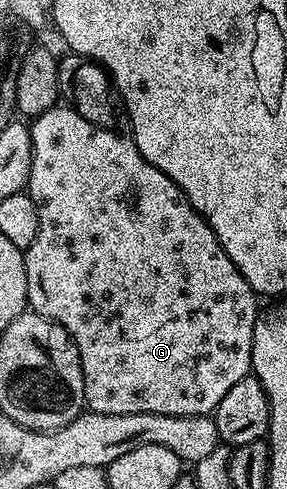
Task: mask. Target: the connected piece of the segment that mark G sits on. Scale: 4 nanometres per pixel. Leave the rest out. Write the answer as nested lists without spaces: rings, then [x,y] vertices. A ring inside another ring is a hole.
[[[58,104],[53,106],[47,112],[43,112],[38,118],[32,119],[29,126],[31,134],[31,172],[29,173],[29,185],[27,193],[31,196],[31,200],[35,200],[35,212],[39,212],[39,236],[35,236],[35,240],[30,244],[28,250],[24,251],[25,271],[27,272],[27,303],[28,309],[34,314],[41,314],[44,318],[50,318],[53,322],[57,322],[73,337],[73,343],[79,348],[79,356],[81,357],[81,367],[83,368],[83,380],[85,381],[85,404],[86,407],[94,414],[130,414],[131,412],[155,412],[156,414],[166,414],[167,416],[195,416],[196,414],[212,415],[217,409],[219,400],[223,400],[223,396],[227,396],[227,392],[231,392],[234,384],[239,384],[239,380],[243,380],[250,373],[253,364],[253,333],[255,332],[255,320],[259,313],[258,295],[253,293],[253,289],[247,284],[247,280],[239,272],[239,268],[235,268],[235,264],[231,264],[231,260],[227,256],[227,252],[223,252],[223,244],[215,236],[213,229],[205,223],[204,218],[197,213],[196,208],[189,203],[187,196],[176,184],[168,178],[163,172],[159,172],[159,168],[155,168],[145,159],[139,152],[139,148],[134,144],[132,137],[116,134],[113,128],[104,126],[96,126],[87,120],[83,120],[83,116],[79,116],[79,112],[73,109],[69,104]]]

